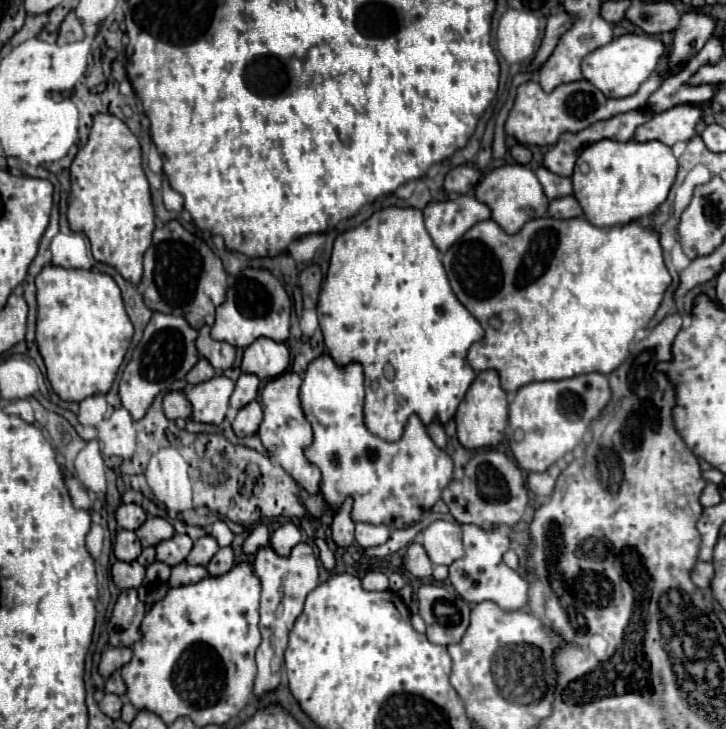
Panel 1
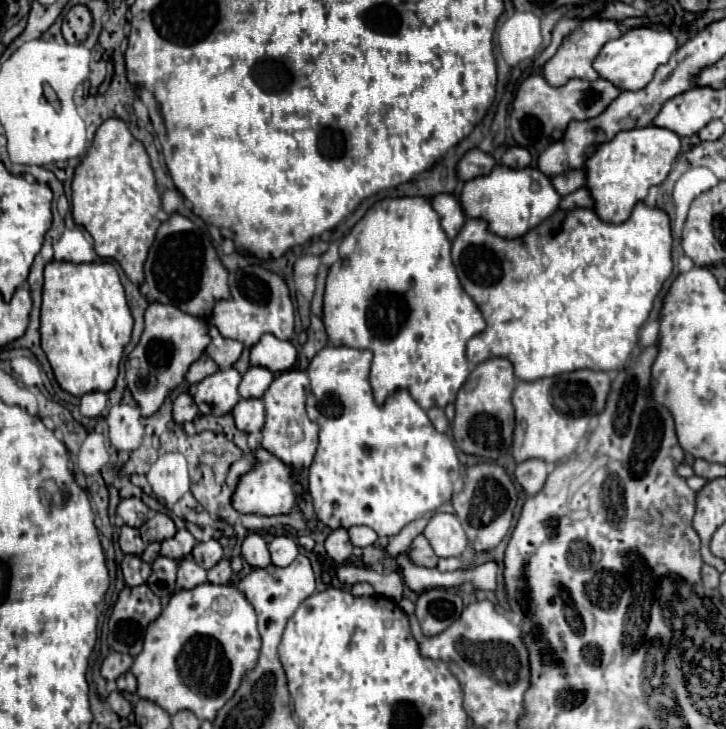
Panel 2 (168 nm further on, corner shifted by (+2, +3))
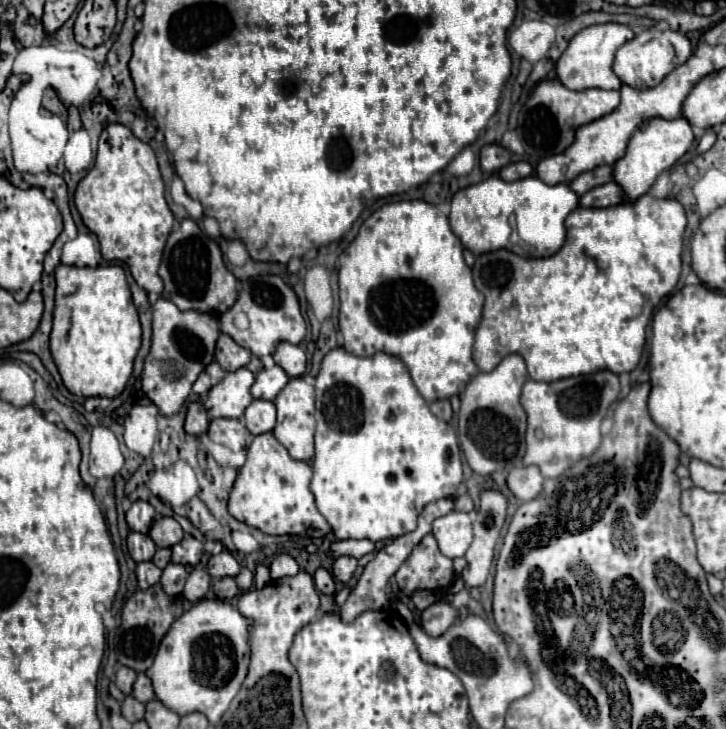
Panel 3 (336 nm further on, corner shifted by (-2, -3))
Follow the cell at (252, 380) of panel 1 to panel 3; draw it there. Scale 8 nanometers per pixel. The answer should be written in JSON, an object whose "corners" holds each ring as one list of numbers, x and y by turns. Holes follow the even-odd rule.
{"corners":[[275,364,273,368,265,368,257,374,251,394,257,400,275,400,275,396,287,386,287,382,289,382,287,372]]}

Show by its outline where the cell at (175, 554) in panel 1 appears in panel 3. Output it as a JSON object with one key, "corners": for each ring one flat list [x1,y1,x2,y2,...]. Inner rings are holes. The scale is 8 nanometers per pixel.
{"corners":[[185,534,183,540,171,548,173,550,173,556,171,556,171,562,175,564,189,564,189,566,195,566,199,564,201,556,203,556,203,544,193,538,191,534]]}

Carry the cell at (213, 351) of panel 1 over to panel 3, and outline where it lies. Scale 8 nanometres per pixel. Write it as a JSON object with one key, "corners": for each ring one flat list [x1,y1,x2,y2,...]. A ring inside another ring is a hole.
{"corners":[[221,334,219,340,217,340,215,358,217,358,217,362,223,370,233,372,233,370,243,368,243,366,249,364,251,352,245,350,243,346,237,346,237,342,233,342,233,338,229,338,227,334]]}

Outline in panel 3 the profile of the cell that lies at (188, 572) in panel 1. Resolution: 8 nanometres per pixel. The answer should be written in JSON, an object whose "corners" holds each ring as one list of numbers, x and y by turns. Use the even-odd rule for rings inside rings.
{"corners":[[195,568,189,574,189,578,187,578,183,596,189,602,199,602,199,600,203,600,209,594,209,588,211,588,211,576,209,576,209,572,203,570,203,568]]}

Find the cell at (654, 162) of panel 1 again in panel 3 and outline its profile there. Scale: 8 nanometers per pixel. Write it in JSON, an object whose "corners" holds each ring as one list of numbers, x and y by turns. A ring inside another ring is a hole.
{"corners":[[679,116,675,120,665,120,665,118,651,118,649,122,643,122,641,128,631,136,627,152,621,160,615,162,613,166,613,180,619,182,625,190,625,200,633,202,641,194,649,192,653,182,659,178,661,172,671,168,693,144,693,128,685,116]]}

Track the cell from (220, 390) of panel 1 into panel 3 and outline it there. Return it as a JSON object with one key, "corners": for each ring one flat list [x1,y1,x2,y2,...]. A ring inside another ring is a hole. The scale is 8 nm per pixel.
{"corners":[[249,368,229,372,217,386,213,386,203,402,209,418,241,418,245,408,253,402,251,386,255,374]]}

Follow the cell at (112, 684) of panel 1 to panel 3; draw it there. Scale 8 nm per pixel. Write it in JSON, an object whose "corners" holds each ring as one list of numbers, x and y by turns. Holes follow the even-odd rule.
{"corners":[[139,674,139,676,137,676,135,686,133,686,133,696,135,696,139,702,151,702,151,700,155,698,153,684,151,684,151,680,149,680,145,674]]}

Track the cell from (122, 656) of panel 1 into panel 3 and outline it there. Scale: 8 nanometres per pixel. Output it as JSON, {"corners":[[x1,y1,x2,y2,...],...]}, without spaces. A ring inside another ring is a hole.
{"corners":[[121,668,119,672,117,672,117,680,115,680,115,684,117,684,117,688,127,696,127,694,131,694,131,690,133,690,133,682,135,682,135,678,137,678,137,672,135,670,129,670,129,668]]}

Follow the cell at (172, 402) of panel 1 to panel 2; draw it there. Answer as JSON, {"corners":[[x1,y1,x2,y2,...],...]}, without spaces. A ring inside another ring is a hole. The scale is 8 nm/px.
{"corners":[[187,392,179,394,173,402,173,420,177,424,183,424,183,422,191,422,195,416,199,416,199,408,193,402,193,398]]}

